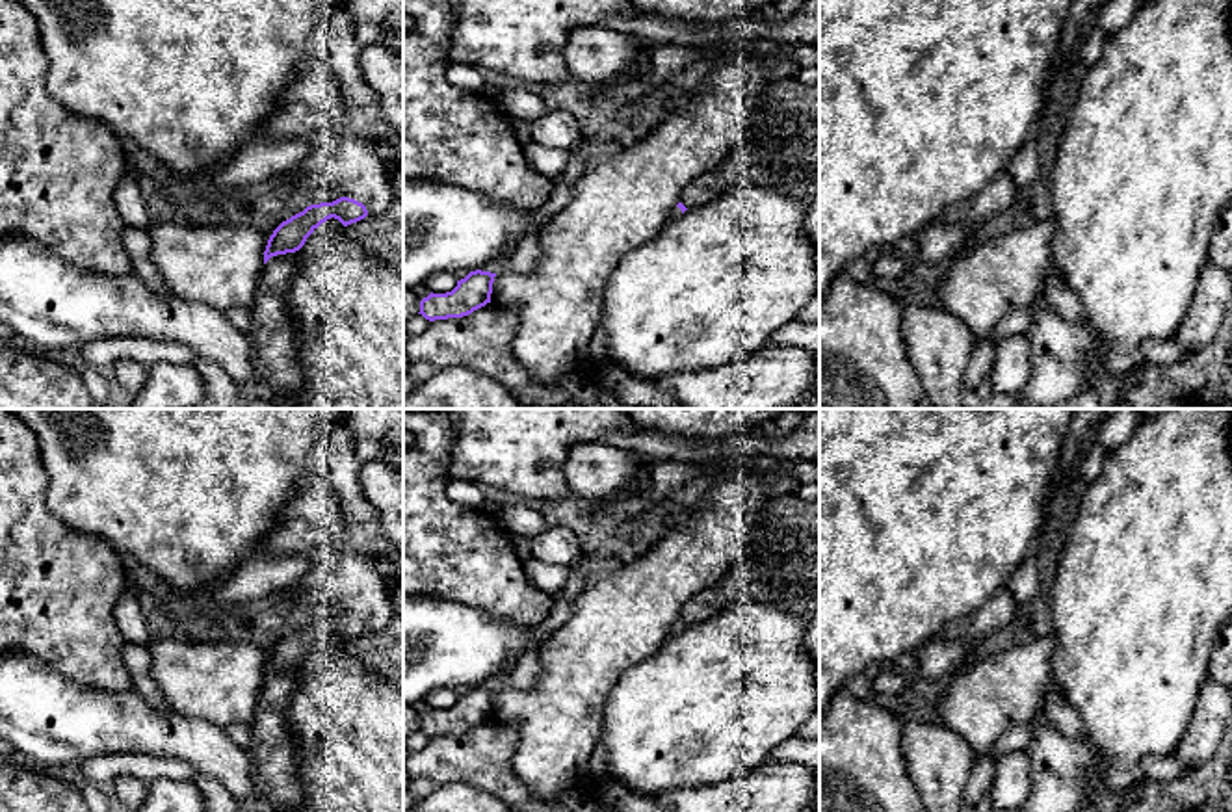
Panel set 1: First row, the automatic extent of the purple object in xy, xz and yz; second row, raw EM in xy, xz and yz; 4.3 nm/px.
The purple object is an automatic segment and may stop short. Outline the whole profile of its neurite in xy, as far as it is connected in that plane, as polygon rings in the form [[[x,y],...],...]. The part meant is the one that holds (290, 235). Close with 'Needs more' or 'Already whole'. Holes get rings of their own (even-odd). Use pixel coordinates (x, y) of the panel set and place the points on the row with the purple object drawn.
[[[340,197],[333,203],[310,204],[303,212],[282,221],[273,230],[264,251],[264,264],[271,256],[299,251],[305,245],[307,238],[331,217],[347,227],[364,219],[366,216],[366,206],[349,197]]]. Already whole

